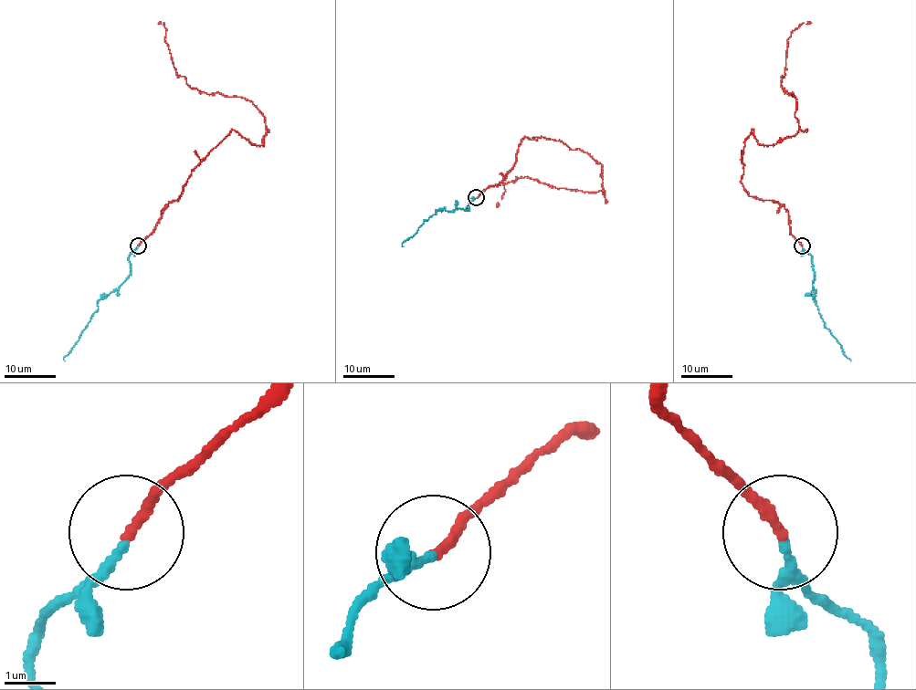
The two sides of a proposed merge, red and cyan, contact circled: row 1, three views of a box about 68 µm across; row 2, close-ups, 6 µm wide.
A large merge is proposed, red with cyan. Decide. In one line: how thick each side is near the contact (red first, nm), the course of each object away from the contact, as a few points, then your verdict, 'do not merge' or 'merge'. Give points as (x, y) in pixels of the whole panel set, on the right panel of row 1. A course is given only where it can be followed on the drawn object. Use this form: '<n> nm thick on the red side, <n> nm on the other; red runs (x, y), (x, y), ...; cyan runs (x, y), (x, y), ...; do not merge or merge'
200 nm thick on the red side, 130 nm on the other; red runs (802, 245), (788, 212), (750, 196), (741, 155), (752, 130), (762, 145), (798, 130), (781, 84), (811, 23); cyan runs (802, 245), (811, 256), (815, 303), (824, 325), (850, 360); merge

